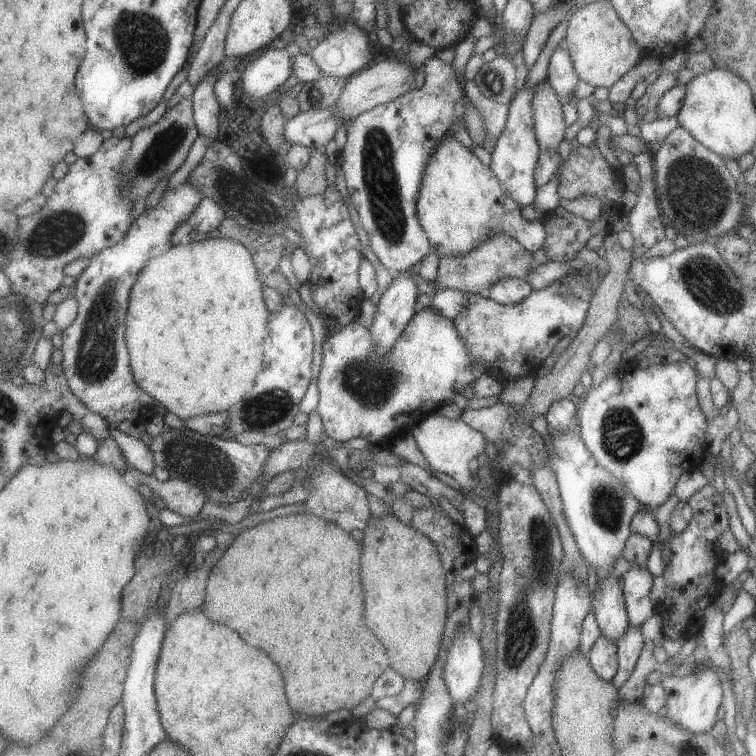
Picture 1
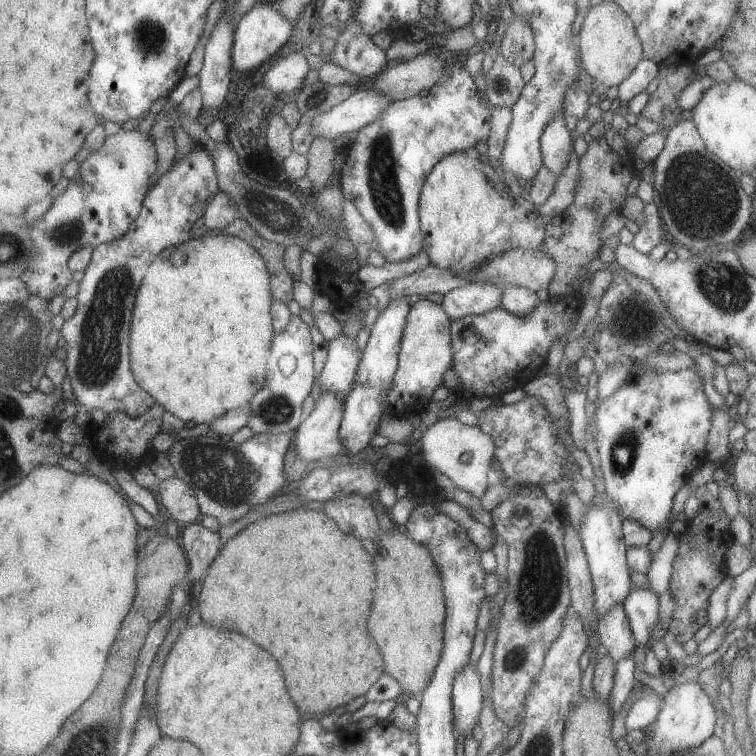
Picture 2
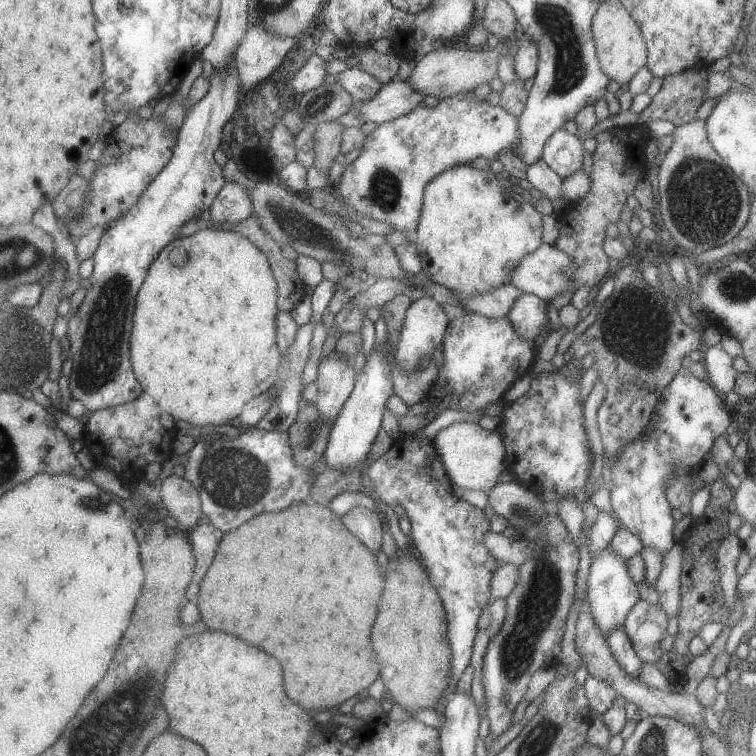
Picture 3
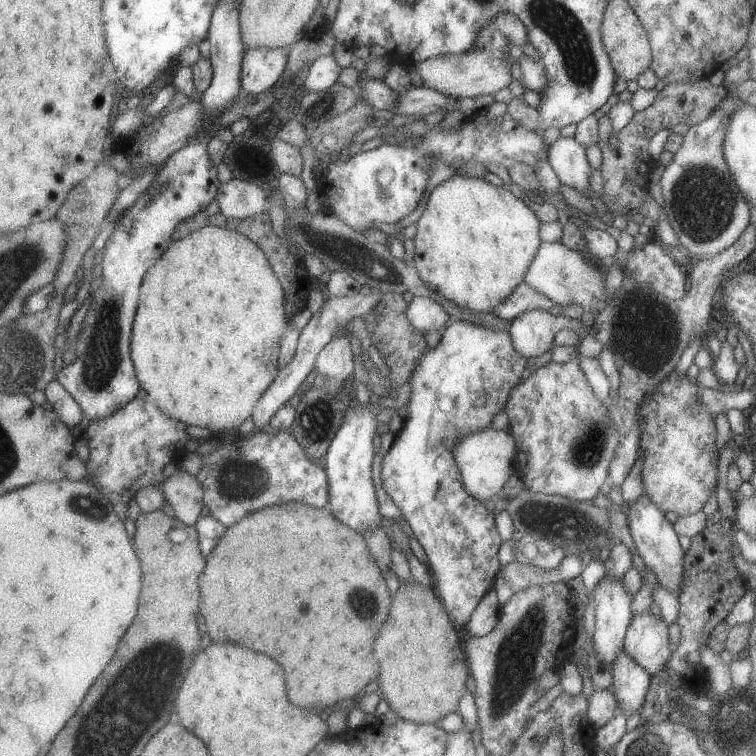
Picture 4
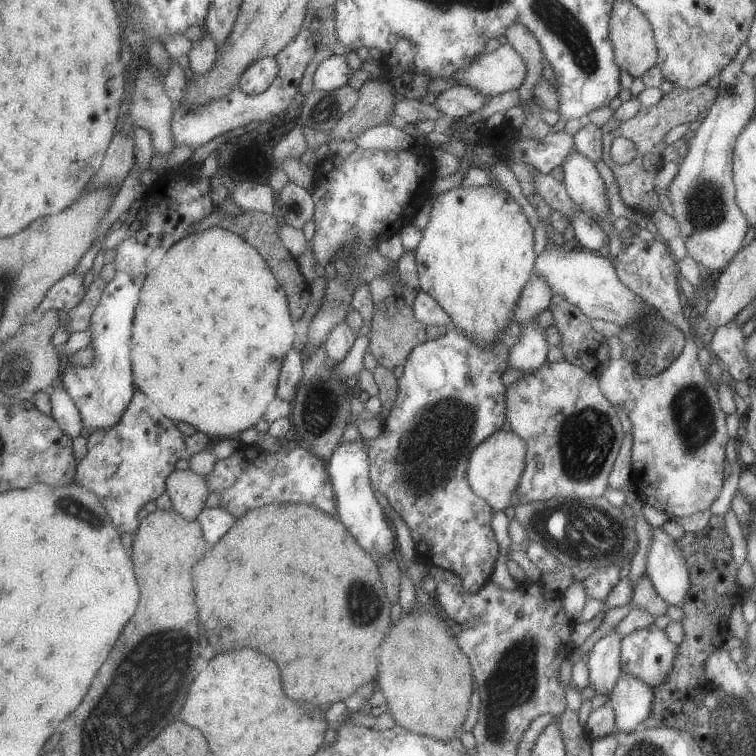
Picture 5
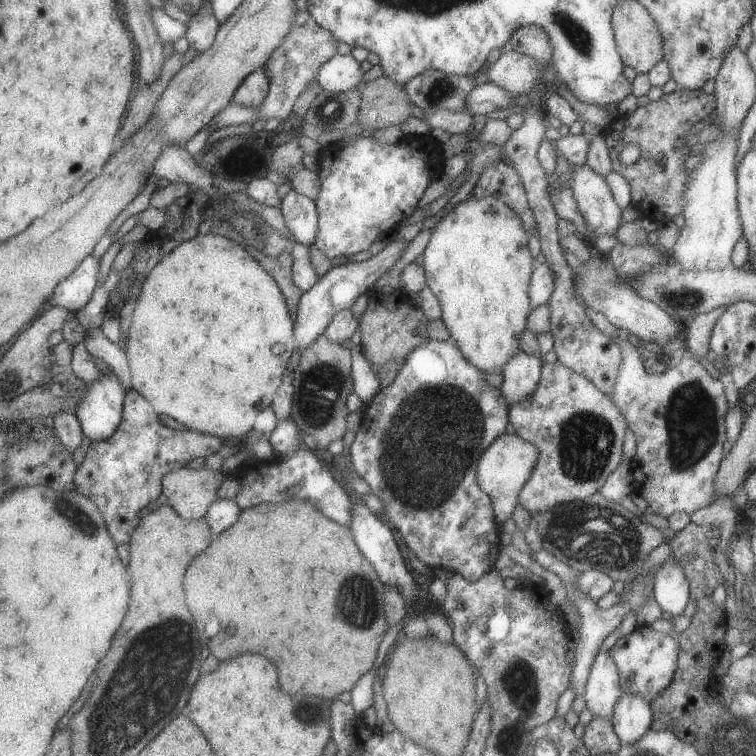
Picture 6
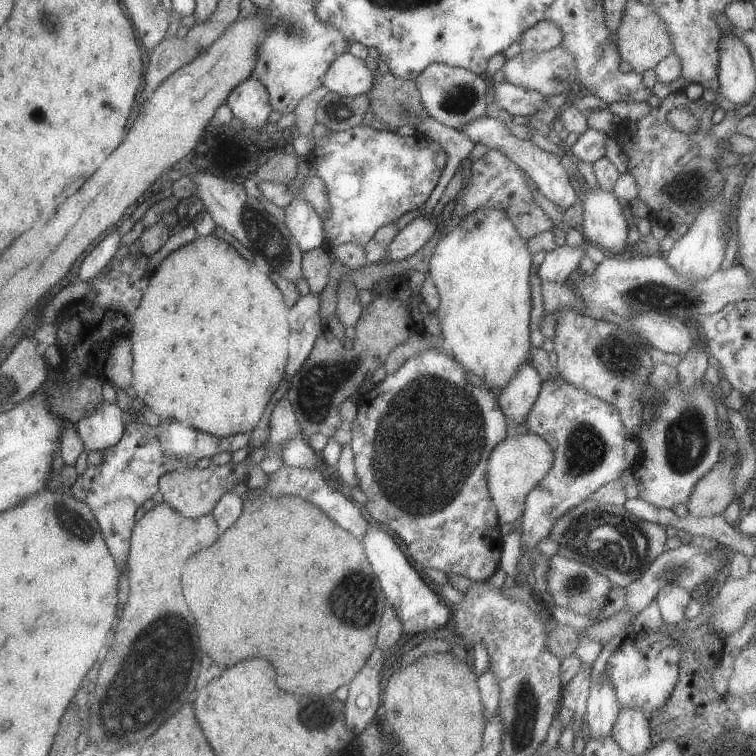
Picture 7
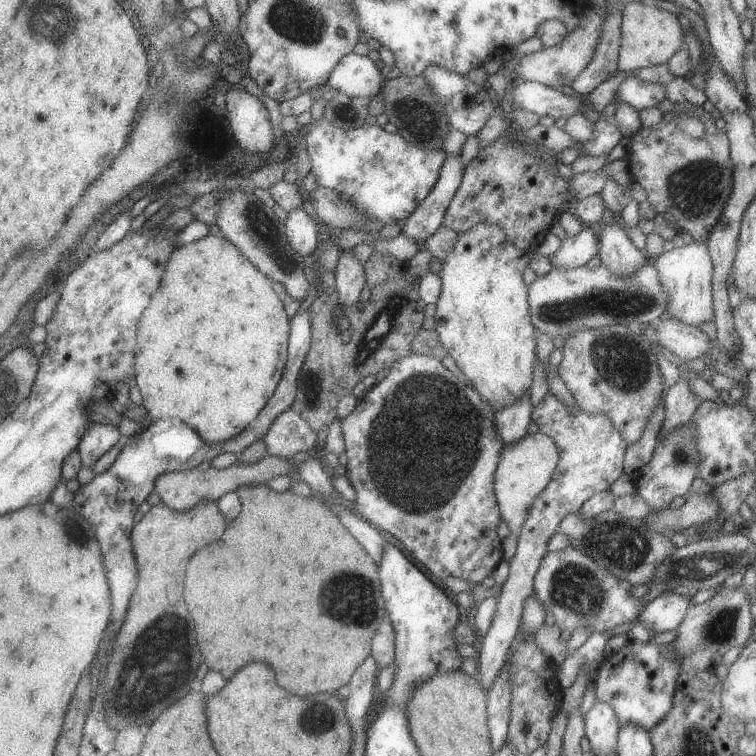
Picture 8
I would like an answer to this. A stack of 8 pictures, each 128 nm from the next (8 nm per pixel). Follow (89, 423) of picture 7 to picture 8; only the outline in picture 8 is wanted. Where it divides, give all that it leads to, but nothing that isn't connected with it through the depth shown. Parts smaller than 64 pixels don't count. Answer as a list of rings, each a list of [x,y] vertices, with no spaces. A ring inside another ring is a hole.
[[[92,423],[78,445],[78,452],[84,466],[91,467],[100,456],[120,440],[120,431],[114,424]]]

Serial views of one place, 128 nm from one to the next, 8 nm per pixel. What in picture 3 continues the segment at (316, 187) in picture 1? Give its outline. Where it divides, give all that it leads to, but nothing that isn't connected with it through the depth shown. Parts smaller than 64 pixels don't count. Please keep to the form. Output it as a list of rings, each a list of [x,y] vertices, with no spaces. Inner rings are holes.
[[[330,121],[321,124],[314,132],[315,159],[313,166],[317,170],[328,170],[334,163],[334,158],[339,154],[344,129],[345,126],[338,122]]]

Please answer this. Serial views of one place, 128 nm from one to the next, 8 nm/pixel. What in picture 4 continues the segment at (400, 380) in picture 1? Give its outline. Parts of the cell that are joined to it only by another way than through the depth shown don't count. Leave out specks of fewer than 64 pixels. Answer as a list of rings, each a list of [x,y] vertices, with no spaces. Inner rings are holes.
[[[430,296],[414,297],[408,303],[407,317],[410,324],[424,335],[443,330],[452,321],[448,312],[442,308],[442,304]]]

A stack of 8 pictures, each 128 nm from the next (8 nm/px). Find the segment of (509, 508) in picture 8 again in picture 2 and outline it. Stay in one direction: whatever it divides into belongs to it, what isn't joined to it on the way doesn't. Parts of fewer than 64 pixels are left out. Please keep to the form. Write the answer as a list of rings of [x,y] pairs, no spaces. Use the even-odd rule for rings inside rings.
[[[450,418],[438,420],[432,426],[424,426],[420,442],[421,452],[429,467],[448,477],[460,489],[482,499],[489,488],[488,472],[491,470],[490,462],[495,456],[495,445],[488,434],[477,426],[467,426],[456,418]]]

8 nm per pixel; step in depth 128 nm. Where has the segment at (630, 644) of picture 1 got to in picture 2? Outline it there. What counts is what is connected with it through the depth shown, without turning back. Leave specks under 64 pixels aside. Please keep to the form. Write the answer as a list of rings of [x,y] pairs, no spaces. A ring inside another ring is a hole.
[[[629,653],[624,659],[615,664],[615,684],[609,697],[613,720],[622,711],[622,705],[628,700],[628,696],[636,683],[634,672],[636,672],[634,653]]]

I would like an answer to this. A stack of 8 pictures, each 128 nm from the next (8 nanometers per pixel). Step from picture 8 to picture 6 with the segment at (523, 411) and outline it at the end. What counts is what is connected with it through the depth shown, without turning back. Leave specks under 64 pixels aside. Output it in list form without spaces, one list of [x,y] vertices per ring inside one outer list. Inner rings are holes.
[[[524,351],[514,354],[501,370],[503,382],[500,392],[506,398],[508,406],[528,400],[540,382],[544,359],[538,354],[526,354]]]

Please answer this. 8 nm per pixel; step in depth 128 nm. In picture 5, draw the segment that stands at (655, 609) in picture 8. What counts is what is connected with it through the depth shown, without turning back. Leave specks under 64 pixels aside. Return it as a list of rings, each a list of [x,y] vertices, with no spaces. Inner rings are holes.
[[[652,527],[652,542],[650,542],[650,550],[648,550],[648,556],[646,556],[646,564],[646,573],[654,585],[658,596],[668,606],[681,607],[690,588],[689,568],[684,554],[678,548],[678,544],[676,544],[673,537],[664,532],[662,527]]]

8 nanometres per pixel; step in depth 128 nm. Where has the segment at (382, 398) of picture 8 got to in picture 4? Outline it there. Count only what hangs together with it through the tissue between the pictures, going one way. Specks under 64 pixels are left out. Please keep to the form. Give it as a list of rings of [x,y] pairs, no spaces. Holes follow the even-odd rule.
[[[451,321],[443,329],[438,345],[426,348],[420,354],[420,360],[409,379],[412,394],[410,402],[406,404],[406,416],[394,428],[393,443],[382,462],[381,477],[385,491],[400,508],[400,515],[410,524],[413,536],[422,545],[434,578],[435,592],[442,600],[461,640],[461,633],[472,612],[484,595],[498,584],[495,580],[501,566],[498,550],[503,540],[496,529],[492,513],[481,500],[464,488],[452,450],[462,436],[492,426],[494,417],[505,410],[512,388],[520,383],[526,363],[526,358],[514,350],[511,334],[506,330],[494,330],[482,323]]]

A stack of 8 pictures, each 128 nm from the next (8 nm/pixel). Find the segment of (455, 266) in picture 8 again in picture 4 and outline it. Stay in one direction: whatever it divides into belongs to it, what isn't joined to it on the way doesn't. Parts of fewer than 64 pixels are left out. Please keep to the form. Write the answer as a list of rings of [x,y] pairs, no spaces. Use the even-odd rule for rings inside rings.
[[[454,176],[430,191],[426,208],[417,222],[414,267],[422,284],[450,300],[450,304],[472,312],[495,313],[496,309],[520,284],[525,282],[540,245],[541,220],[534,209],[517,198],[510,187],[499,187],[483,178]]]

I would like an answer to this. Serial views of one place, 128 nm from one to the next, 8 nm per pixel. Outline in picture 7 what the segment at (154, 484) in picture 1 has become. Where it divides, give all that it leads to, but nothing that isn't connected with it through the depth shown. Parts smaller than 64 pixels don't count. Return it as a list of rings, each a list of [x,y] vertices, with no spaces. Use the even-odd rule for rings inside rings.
[[[230,461],[225,465],[211,464],[207,468],[189,468],[182,472],[172,471],[159,478],[159,491],[163,500],[184,516],[184,518],[197,519],[205,514],[212,513],[224,493],[234,491],[239,483],[247,484],[250,478],[250,466],[246,461],[234,463]]]

